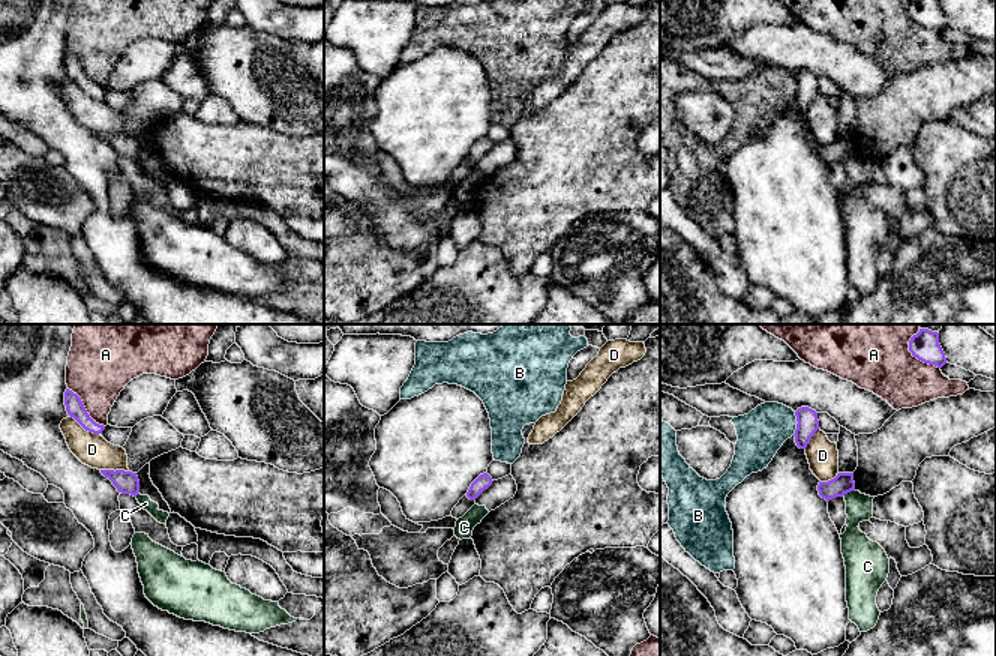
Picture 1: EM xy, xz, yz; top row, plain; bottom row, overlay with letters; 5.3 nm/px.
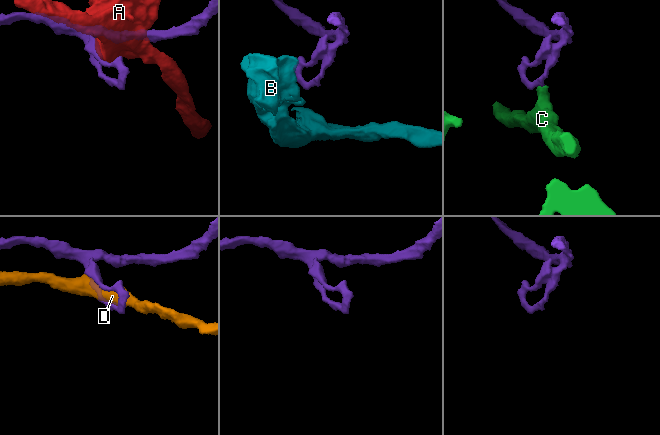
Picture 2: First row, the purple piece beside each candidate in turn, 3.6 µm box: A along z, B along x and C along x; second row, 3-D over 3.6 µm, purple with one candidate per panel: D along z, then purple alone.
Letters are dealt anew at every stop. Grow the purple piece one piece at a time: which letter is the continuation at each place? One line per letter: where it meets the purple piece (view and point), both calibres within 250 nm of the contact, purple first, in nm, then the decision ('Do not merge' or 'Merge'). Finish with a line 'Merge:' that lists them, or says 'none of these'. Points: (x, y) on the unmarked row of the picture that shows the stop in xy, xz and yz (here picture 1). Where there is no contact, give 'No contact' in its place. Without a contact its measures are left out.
A: Touches purple at yz (917, 21). Thickness 140 nm (purple) against 320 nm. Do not merge
B: Touches purple at yz (797, 87). Thickness 110 nm (purple) against 260 nm. Do not merge
C: Touches purple at yz (848, 155). Thickness 110 nm (purple) against 140 nm. Do not merge
D: Touches purple at xy (84, 92). Thickness 100 nm (purple) against 180 nm. Do not merge
Merge: none of these

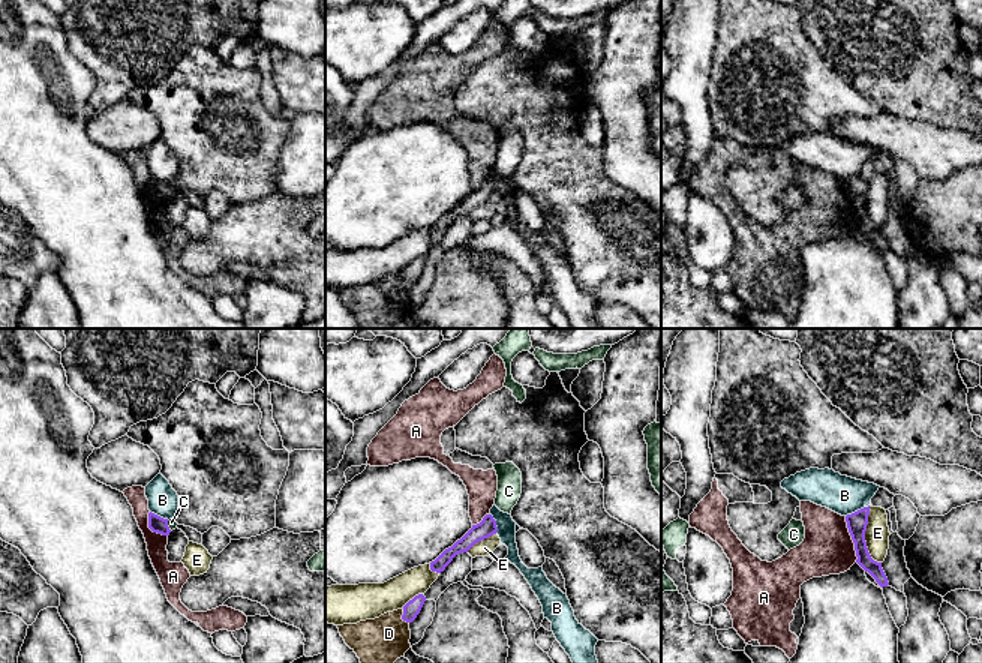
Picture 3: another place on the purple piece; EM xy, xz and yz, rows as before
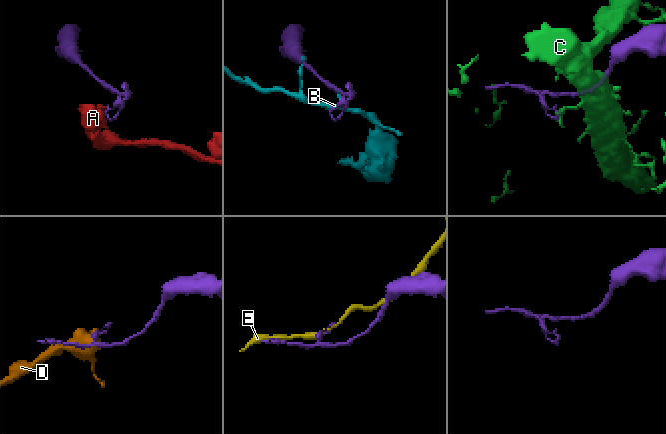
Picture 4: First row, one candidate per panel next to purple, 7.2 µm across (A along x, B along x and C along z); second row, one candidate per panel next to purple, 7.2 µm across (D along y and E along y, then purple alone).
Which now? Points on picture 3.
A: Touches purple at yz (852, 203). Thickness 110 nm (purple) against 280 nm. Do not merge
B: Touches purple at yz (858, 174). Thickness 110 nm (purple) against 200 nm. Do not merge
C: Touches purple at xy (167, 189). Thickness 90 nm (purple) against 50 nm. Do not merge
D: Touches purple at xz (402, 281). Thickness 90 nm (purple) against 260 nm. Do not merge
E: Touches purple at yz (864, 200). Thickness 110 nm (purple) against 130 nm. Do not merge
Merge: none of these

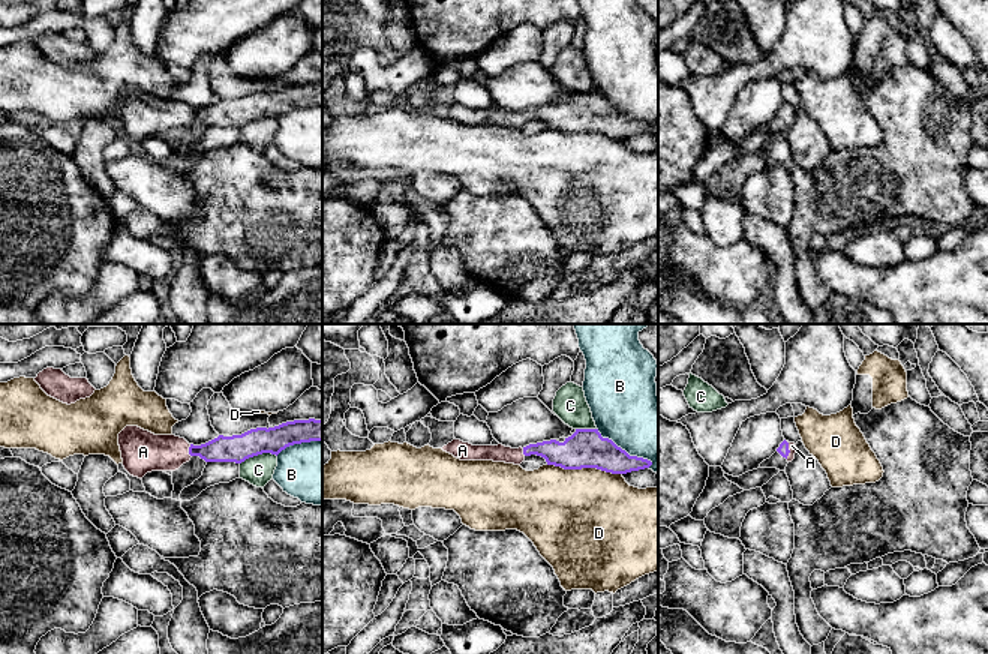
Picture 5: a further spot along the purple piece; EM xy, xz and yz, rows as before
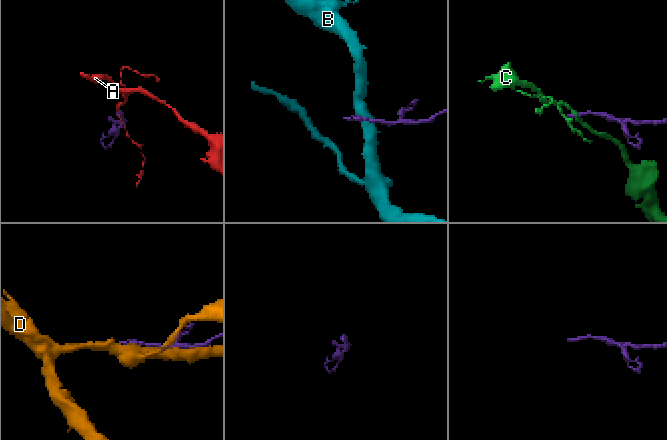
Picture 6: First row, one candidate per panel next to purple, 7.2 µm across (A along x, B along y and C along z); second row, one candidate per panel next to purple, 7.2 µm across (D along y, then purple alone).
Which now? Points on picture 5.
A: Touches purple at xy (189, 114). Thickness 140 nm (purple) against 220 nm. Merge
B: Touches purple at xz (624, 114). Thickness 200 nm (purple) against 360 nm. Do not merge
C: Touches purple at xy (258, 117). Thickness 150 nm (purple) against 160 nm. Do not merge
D: Touches purple at xz (585, 131). Thickness 200 nm (purple) against 480 nm. Do not merge
Merge: A

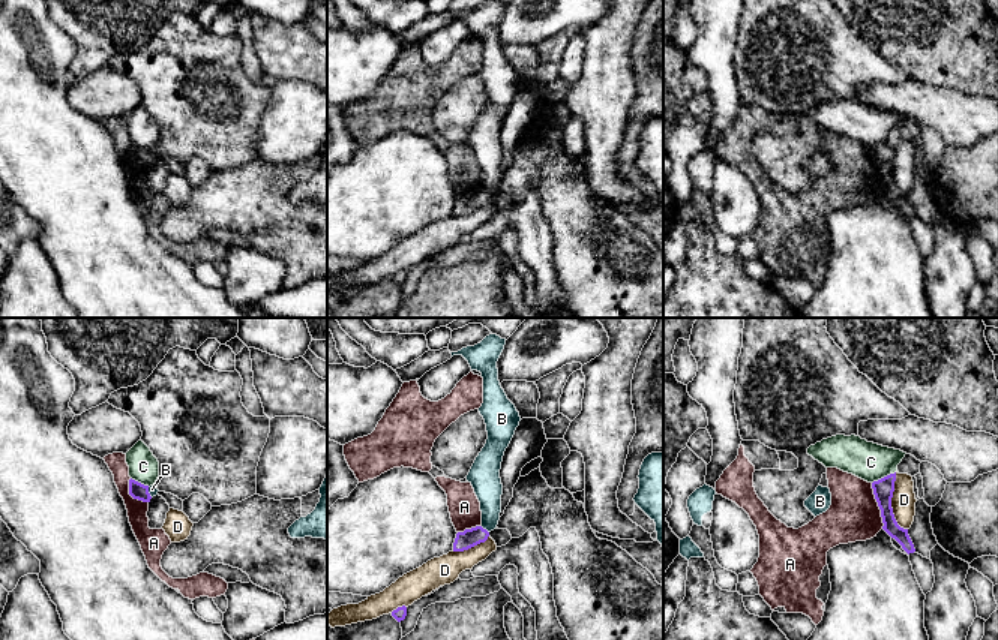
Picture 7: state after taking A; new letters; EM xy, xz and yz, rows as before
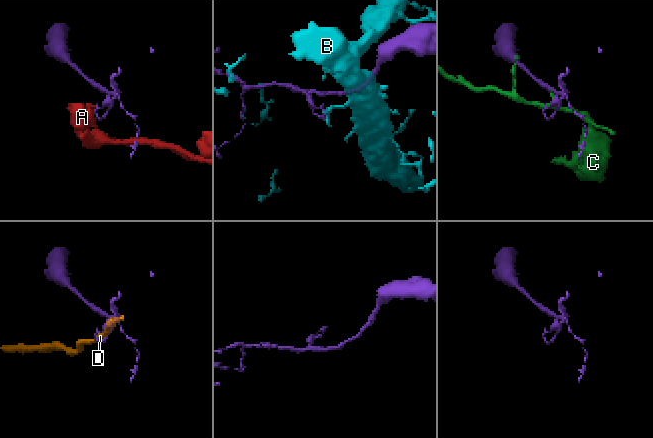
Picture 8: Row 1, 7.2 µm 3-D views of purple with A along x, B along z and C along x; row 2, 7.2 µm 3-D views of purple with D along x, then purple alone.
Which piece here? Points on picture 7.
A: Touches purple at yz (878, 170). Thickness 110 nm (purple) against 280 nm. Do not merge
B: Touches purple at xz (485, 194). Thickness 100 nm (purple) against 160 nm. Do not merge
C: Touches purple at yz (884, 141). Thickness 110 nm (purple) against 200 nm. Do not merge
D: Touches purple at yz (890, 167). Thickness 110 nm (purple) against 130 nm. Do not merge
Merge: none of these

